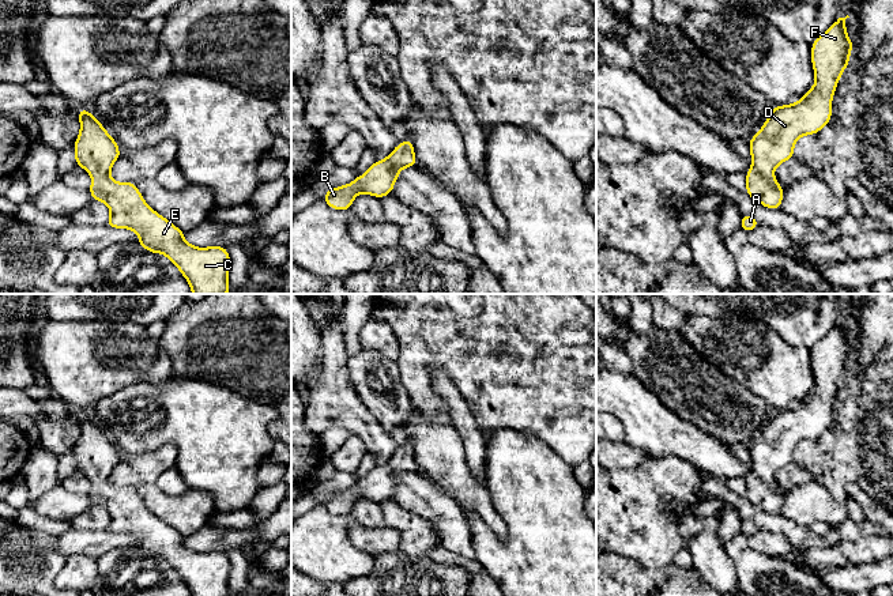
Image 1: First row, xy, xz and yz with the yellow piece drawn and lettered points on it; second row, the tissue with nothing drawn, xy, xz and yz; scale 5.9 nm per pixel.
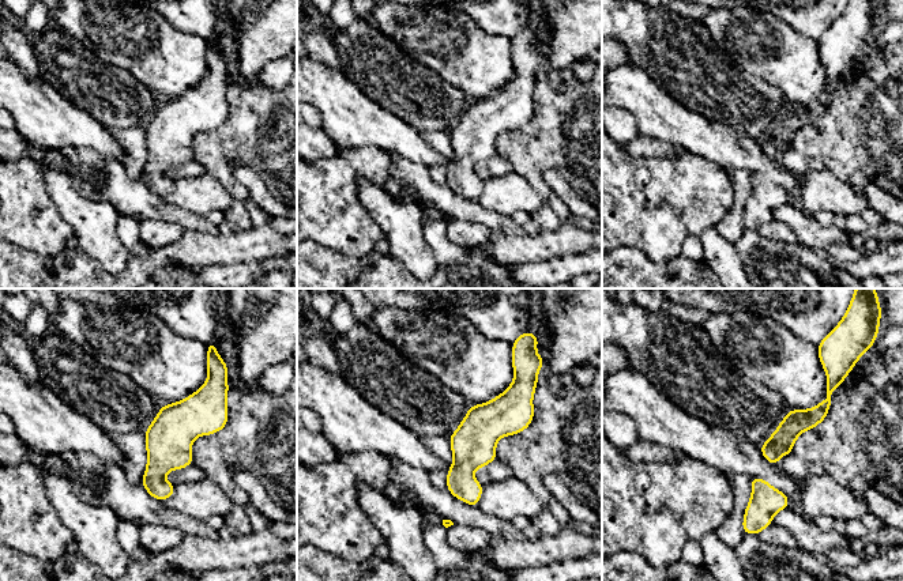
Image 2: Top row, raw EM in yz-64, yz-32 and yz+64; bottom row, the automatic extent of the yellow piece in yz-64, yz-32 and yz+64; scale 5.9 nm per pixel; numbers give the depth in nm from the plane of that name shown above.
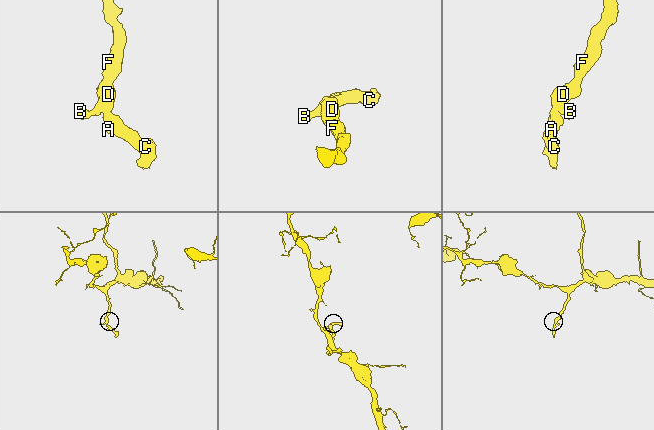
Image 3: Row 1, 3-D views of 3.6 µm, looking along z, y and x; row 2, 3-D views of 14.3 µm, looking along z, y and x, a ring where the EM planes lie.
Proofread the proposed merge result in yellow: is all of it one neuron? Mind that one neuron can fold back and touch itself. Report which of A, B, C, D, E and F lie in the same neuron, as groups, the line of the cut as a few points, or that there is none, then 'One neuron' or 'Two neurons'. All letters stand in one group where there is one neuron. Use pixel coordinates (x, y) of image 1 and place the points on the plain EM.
Groups: A B C D E F. No split. One neuron

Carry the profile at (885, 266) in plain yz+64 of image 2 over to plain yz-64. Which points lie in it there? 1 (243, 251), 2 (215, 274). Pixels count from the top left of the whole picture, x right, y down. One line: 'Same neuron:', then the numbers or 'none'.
Same neuron: 2

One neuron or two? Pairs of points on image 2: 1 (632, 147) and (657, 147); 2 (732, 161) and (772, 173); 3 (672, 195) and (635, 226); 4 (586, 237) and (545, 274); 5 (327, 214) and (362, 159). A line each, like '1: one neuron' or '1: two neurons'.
1: one neuron
2: one neuron
3: one neuron
4: two neurons
5: one neuron

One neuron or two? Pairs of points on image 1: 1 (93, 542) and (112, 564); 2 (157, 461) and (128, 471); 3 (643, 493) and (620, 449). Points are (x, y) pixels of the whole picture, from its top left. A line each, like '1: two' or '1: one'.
1: two
2: one
3: two

